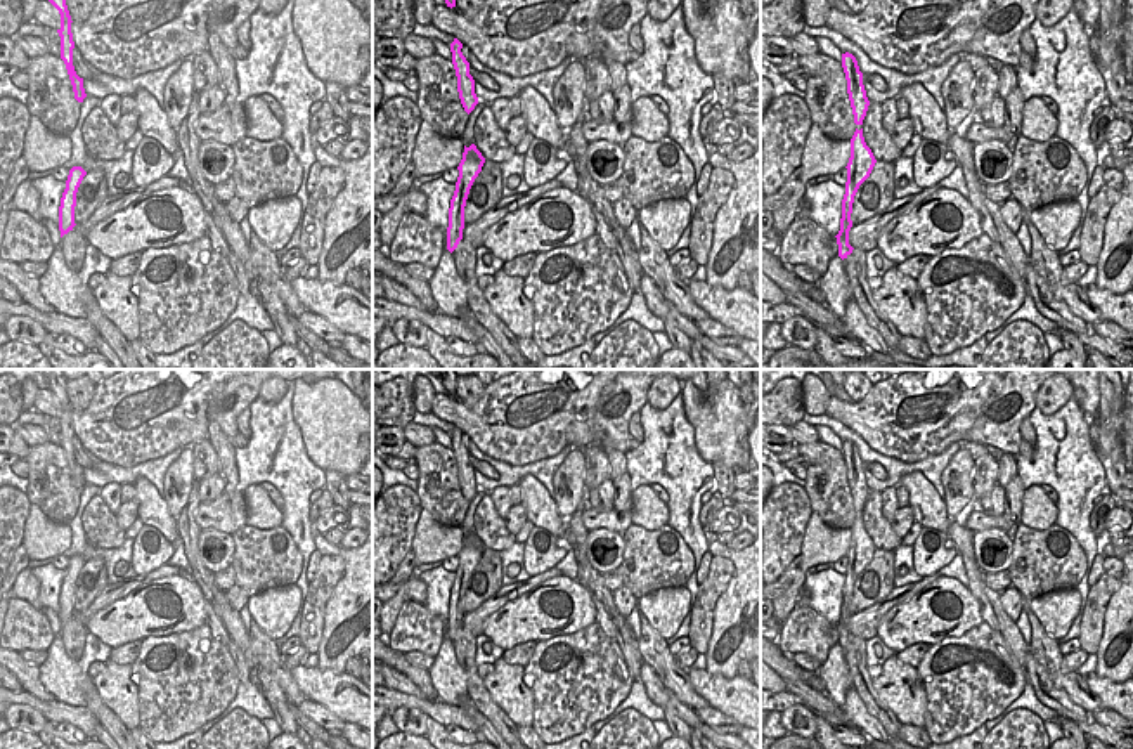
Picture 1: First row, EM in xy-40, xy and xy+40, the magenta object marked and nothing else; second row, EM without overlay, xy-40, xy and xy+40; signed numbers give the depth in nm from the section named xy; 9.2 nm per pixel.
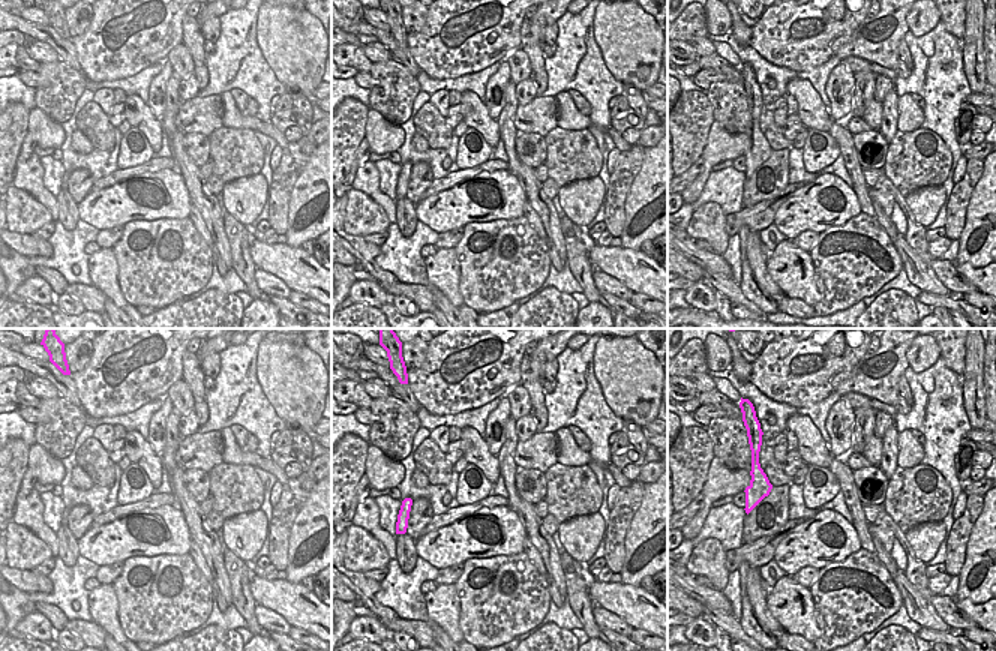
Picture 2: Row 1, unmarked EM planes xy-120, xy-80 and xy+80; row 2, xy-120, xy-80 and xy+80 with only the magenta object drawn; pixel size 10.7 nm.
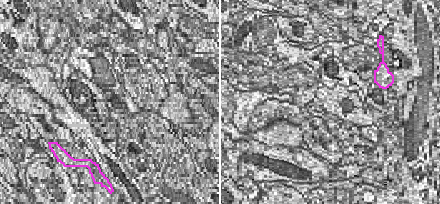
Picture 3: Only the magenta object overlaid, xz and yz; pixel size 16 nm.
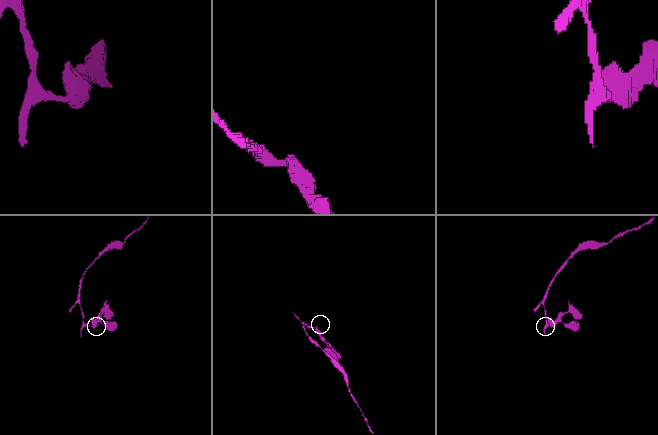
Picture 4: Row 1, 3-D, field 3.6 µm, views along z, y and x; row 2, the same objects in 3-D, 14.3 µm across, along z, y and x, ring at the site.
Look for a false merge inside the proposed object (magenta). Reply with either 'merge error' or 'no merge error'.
no merge error

